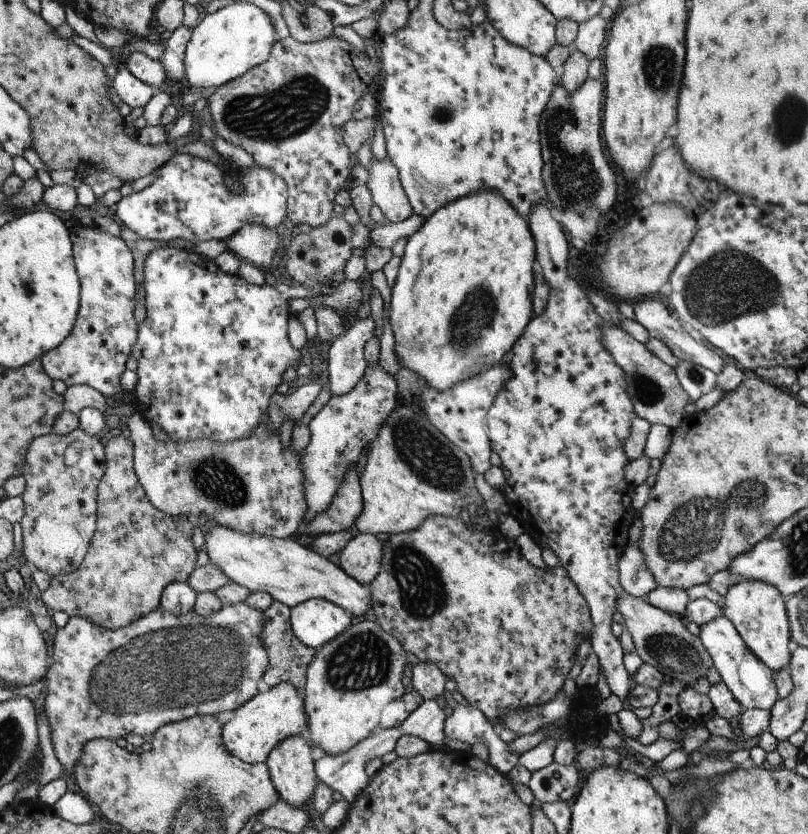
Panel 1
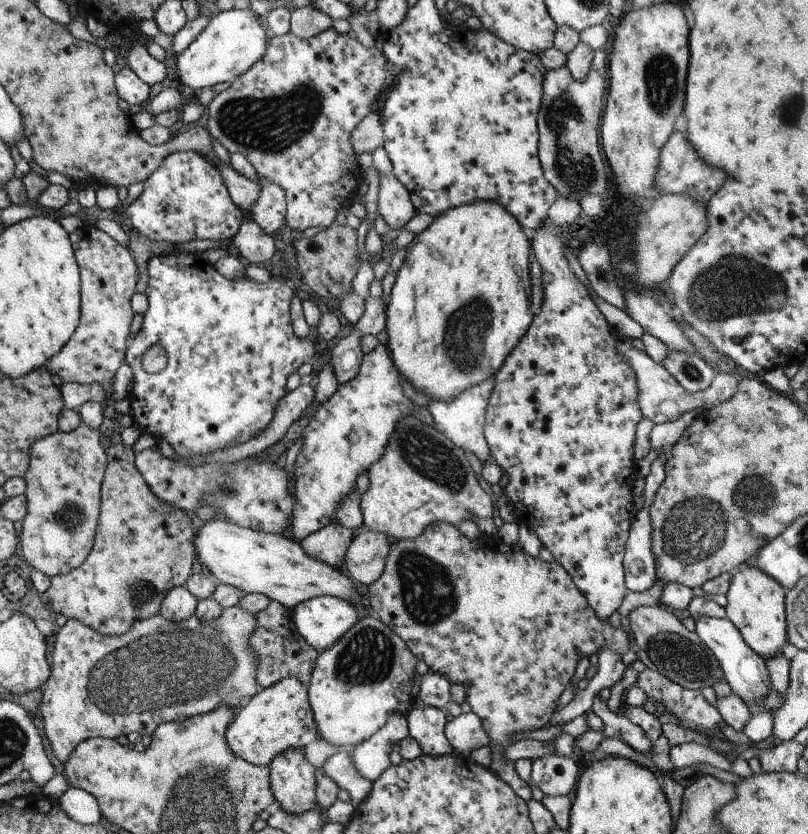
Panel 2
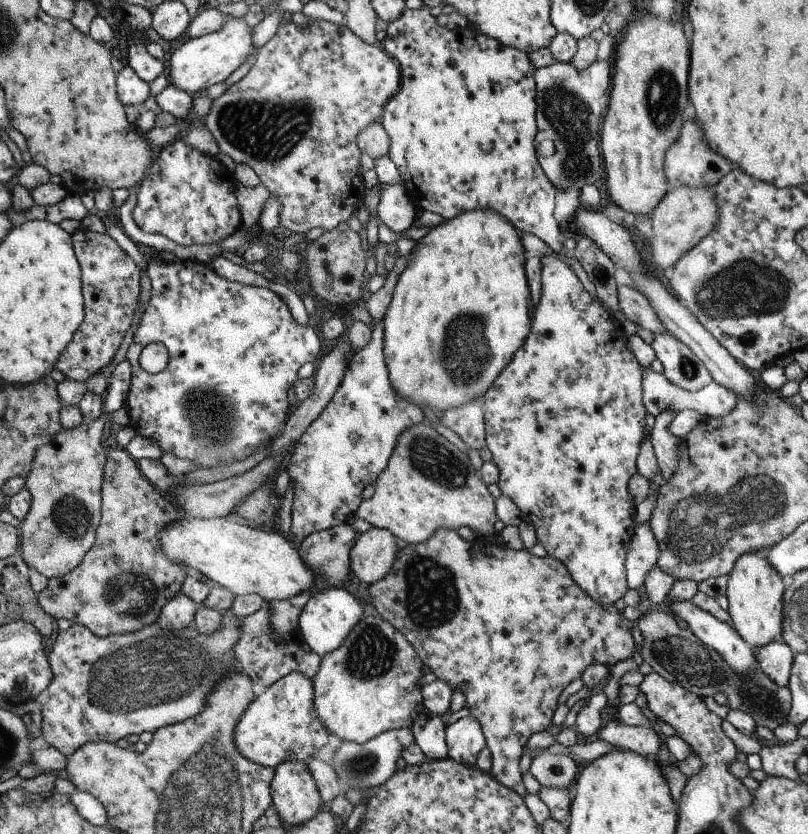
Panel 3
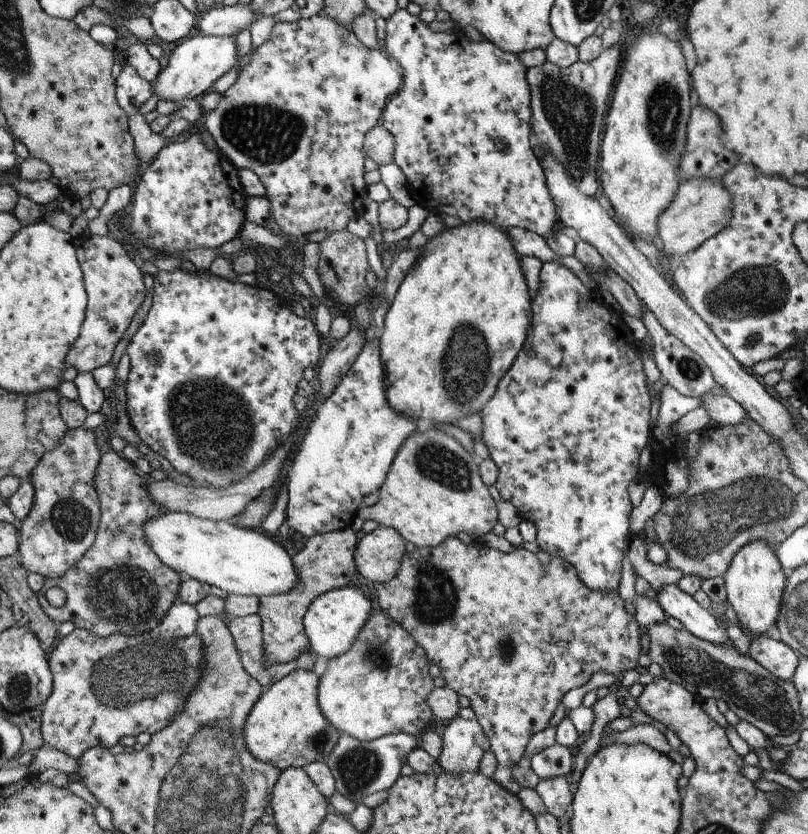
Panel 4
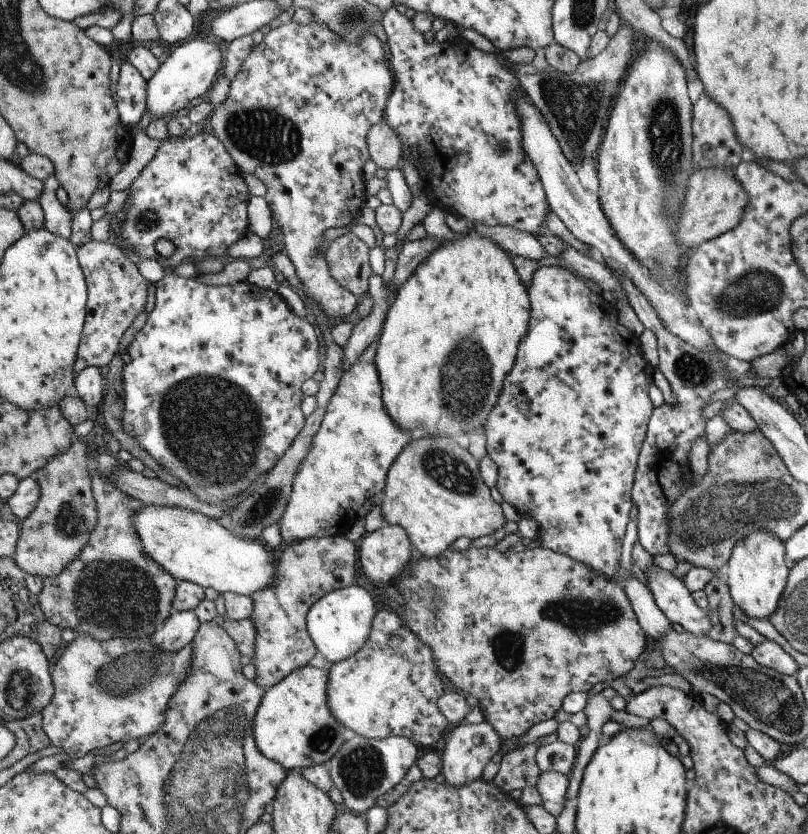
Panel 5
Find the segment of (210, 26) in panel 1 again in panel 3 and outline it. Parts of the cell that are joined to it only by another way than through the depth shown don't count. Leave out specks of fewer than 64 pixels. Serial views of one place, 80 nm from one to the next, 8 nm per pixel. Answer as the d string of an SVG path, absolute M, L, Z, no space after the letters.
M230 18L225 23L224 28L220 29L218 32L202 35L193 39L184 38L183 41L176 44L169 60L170 78L168 79L168 86L172 85L175 89L194 97L199 93L205 92L212 84L225 81L252 52L254 52L254 56L256 56L257 51L255 51L254 46L252 46L251 28L247 26L244 18Z

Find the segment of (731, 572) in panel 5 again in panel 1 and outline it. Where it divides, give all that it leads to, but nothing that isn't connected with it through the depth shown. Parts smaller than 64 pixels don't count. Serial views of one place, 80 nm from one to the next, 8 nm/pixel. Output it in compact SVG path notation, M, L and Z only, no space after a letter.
M756 579L735 582L726 593L723 615L734 624L747 648L755 657L762 659L766 666L774 672L789 666L791 632L785 599L778 588Z

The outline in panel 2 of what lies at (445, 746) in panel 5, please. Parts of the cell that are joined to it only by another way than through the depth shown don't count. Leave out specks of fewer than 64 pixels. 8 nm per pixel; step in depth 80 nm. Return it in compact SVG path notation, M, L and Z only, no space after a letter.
M472 712L462 713L458 717L449 717L445 735L448 742L452 745L453 752L456 755L470 757L473 751L485 746L489 746L493 750L491 739L489 738L488 733L484 730L482 720L480 720L480 717L477 714Z

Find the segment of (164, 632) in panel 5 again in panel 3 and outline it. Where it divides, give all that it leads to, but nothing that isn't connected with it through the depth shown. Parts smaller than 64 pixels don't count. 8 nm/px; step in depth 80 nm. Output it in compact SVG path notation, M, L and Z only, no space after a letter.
M180 592L161 610L156 624L167 631L187 629L194 623L197 610L198 604Z

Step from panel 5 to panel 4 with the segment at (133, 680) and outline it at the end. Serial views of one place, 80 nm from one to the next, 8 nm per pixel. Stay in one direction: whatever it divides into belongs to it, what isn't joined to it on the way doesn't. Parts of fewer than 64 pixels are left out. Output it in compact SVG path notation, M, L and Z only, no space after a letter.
M76 627L71 634L63 637L61 642L56 646L54 652L50 656L50 666L53 667L54 673L54 690L48 701L41 708L41 733L45 742L51 744L54 749L64 752L72 758L79 759L82 757L88 749L94 747L102 747L105 749L115 750L118 741L124 736L135 736L142 734L142 732L148 732L153 735L159 730L165 729L173 719L176 713L181 711L185 698L189 695L189 692L197 685L197 682L202 678L202 667L205 661L205 646L196 634L192 637L186 637L183 639L164 640L164 644L160 646L160 652L156 650L156 636L152 636L152 632L144 633L142 635L130 636L116 633L109 637L99 637L93 635L86 629L79 629Z

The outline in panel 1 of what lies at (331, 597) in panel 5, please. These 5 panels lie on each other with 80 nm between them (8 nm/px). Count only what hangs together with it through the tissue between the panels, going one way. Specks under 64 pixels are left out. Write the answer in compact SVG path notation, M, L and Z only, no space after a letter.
M323 598L310 599L291 608L294 634L316 650L344 633L350 622L352 618L346 610Z

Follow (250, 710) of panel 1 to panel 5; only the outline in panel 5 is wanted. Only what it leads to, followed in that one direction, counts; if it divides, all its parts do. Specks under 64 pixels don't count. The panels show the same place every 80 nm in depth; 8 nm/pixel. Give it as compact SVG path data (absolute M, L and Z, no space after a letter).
M306 665L293 670L288 677L283 678L277 685L265 691L264 700L257 709L254 720L254 736L257 746L269 759L281 763L290 772L301 770L312 765L323 765L332 760L333 756L344 748L348 739L354 738L356 733L347 729L330 710L328 703L329 671Z

